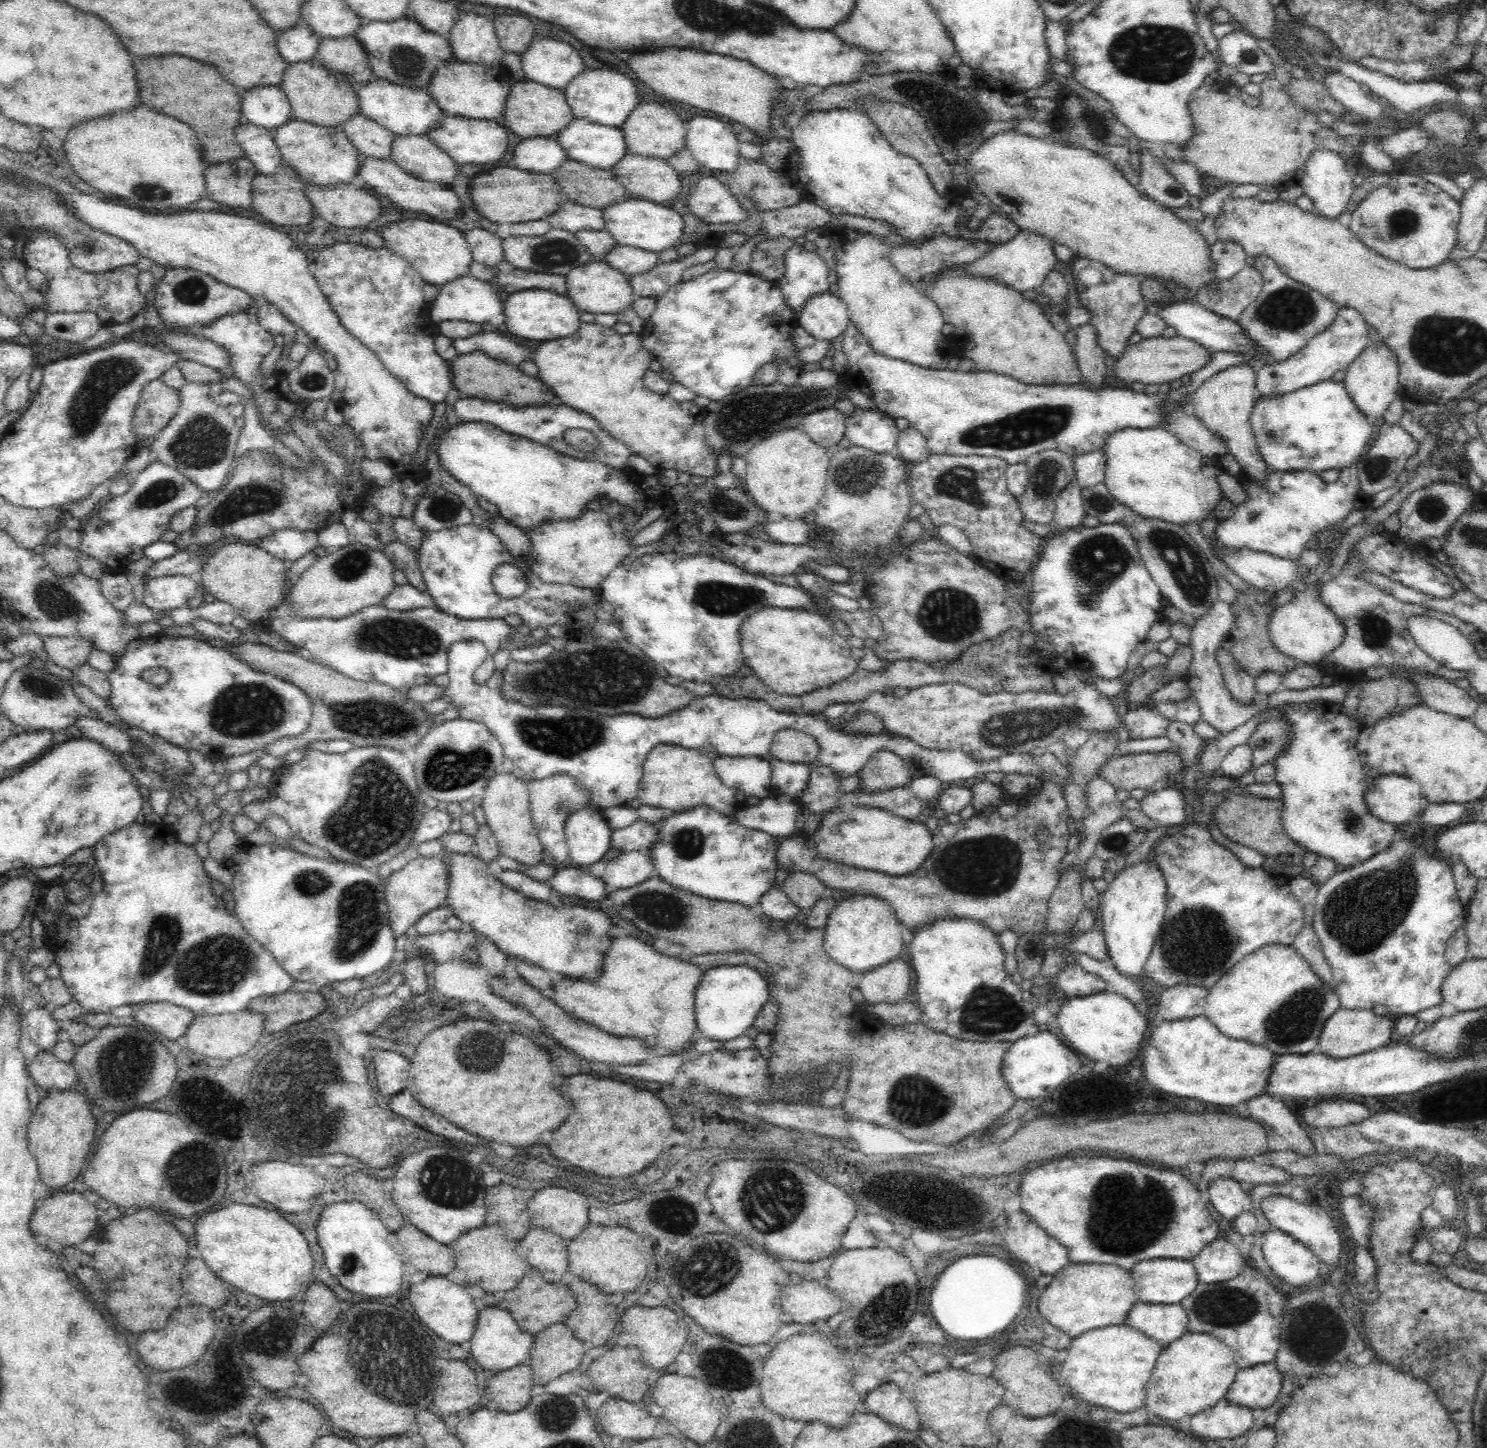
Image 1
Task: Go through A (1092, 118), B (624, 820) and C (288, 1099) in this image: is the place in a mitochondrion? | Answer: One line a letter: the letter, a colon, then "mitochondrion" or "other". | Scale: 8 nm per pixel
A: other
B: other
C: mitochondrion

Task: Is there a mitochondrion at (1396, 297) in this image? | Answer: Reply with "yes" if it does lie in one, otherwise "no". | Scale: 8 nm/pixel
no

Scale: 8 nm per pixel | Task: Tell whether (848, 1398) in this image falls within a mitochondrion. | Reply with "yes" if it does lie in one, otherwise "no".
no

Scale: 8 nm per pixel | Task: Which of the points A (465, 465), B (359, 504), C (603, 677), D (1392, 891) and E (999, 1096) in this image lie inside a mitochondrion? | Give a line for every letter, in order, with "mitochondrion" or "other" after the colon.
A: other
B: other
C: mitochondrion
D: mitochondrion
E: other

